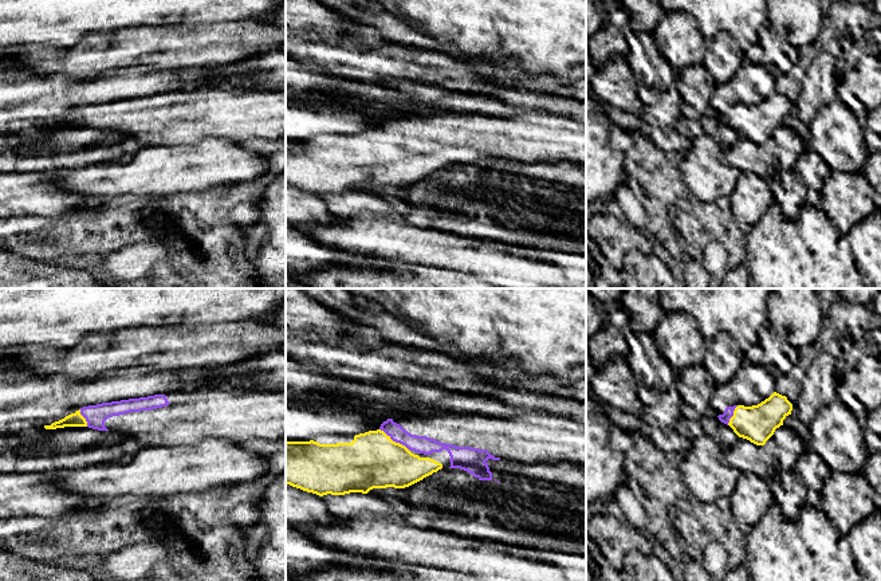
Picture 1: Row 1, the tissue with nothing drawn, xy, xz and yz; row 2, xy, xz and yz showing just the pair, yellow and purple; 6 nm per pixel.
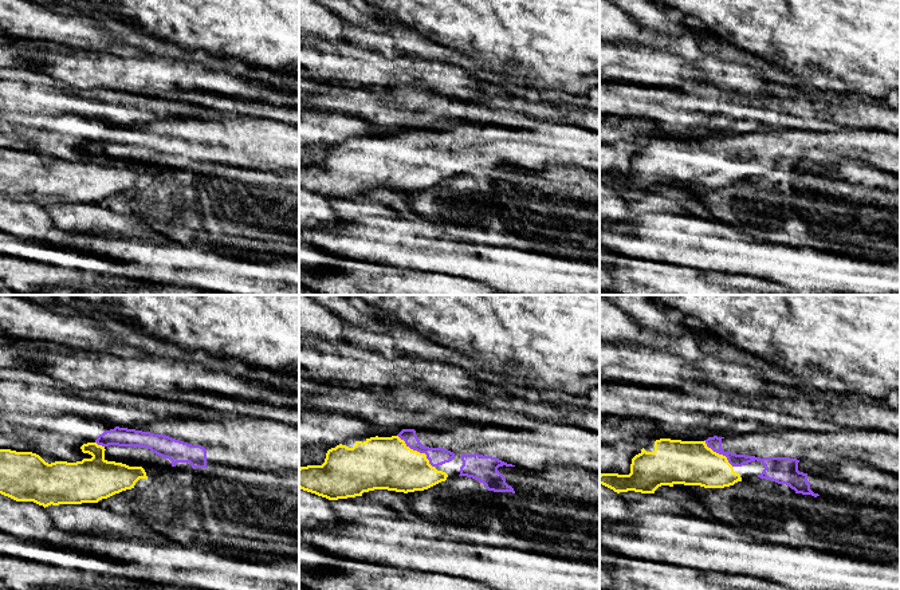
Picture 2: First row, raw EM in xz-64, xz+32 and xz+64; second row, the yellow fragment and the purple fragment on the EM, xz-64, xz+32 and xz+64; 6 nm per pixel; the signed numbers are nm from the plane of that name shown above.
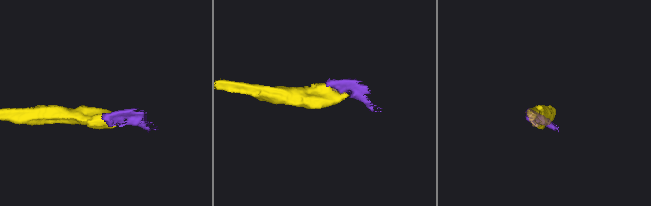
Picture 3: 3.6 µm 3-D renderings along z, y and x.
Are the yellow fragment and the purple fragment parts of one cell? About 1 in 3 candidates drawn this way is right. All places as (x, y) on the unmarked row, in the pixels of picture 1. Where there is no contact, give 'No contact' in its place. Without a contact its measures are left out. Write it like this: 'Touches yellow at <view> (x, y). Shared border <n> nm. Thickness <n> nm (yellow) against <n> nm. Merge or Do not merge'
Touches yellow at xz (394, 141). Shared border 220 nm. Thickness 340 nm (yellow) against 110 nm. Merge

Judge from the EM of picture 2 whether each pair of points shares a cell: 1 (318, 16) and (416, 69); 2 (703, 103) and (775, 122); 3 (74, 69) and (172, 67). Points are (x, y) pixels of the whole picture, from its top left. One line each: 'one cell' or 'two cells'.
1: two cells
2: one cell
3: one cell

